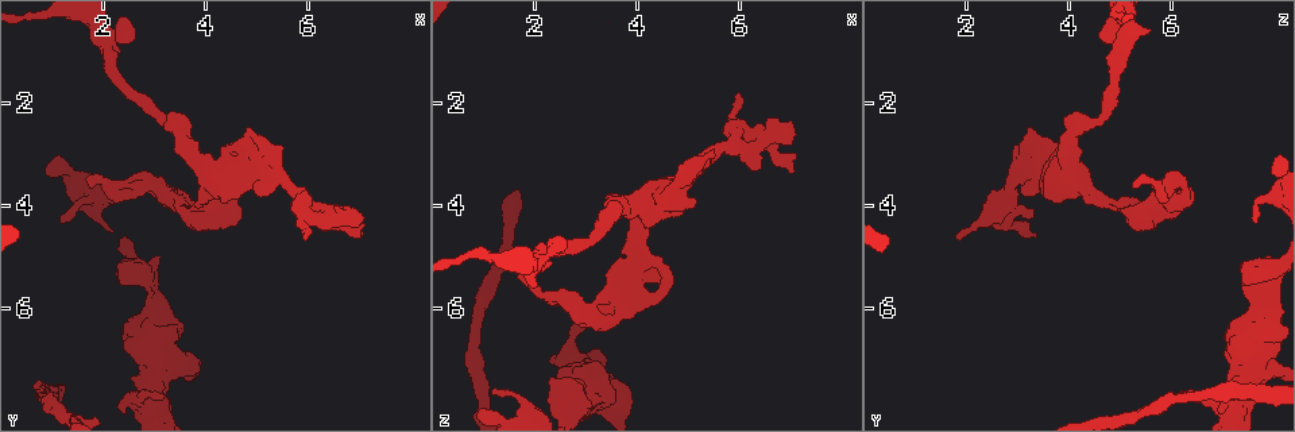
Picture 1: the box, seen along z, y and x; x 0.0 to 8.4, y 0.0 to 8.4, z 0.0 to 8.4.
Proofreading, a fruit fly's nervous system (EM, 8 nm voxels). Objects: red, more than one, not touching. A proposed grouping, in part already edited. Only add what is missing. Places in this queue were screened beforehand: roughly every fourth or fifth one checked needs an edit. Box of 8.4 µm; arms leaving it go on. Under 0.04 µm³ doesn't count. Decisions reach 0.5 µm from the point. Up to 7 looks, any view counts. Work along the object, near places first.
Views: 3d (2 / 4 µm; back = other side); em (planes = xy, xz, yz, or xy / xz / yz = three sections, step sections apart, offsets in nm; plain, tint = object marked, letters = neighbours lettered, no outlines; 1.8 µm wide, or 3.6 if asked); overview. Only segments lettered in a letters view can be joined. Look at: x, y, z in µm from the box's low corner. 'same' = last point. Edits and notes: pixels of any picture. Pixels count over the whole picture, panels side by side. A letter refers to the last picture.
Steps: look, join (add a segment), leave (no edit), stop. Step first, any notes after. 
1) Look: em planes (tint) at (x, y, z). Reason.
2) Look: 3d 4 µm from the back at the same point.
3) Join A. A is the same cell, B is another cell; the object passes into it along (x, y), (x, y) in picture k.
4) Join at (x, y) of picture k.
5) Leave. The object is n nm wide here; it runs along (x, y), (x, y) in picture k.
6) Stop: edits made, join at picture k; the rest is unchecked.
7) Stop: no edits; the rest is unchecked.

Look: 3d 4 µm from the back at (1.75, 3.65, 5.25).

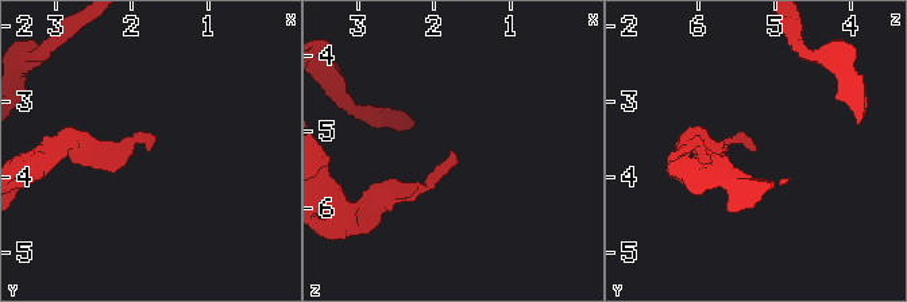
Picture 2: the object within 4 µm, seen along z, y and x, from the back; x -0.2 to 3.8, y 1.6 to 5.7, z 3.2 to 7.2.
Look: em xz step 16 (tint) at (1.80, 3.60, 5.25).

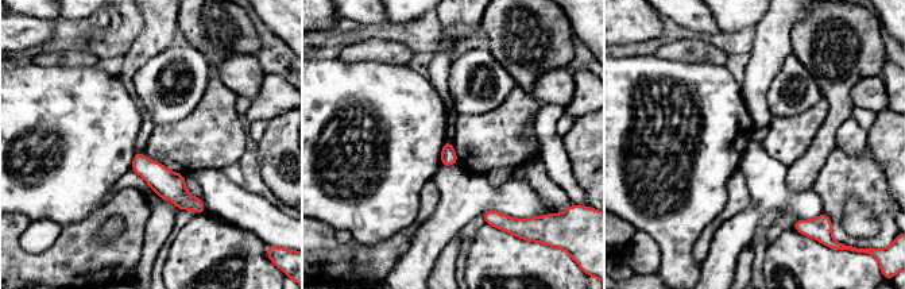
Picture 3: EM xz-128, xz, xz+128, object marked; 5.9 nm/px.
Look: em xz step 16 (letters) at the same point.

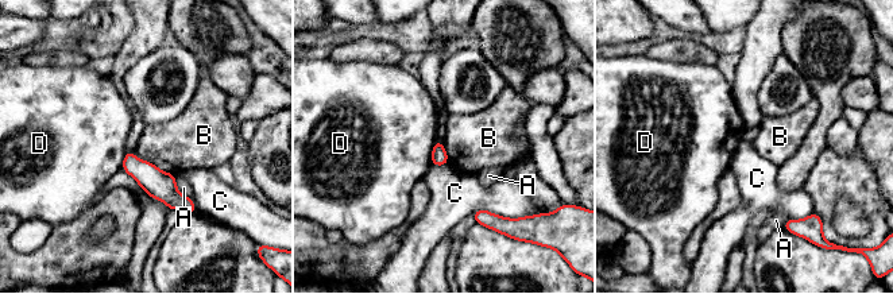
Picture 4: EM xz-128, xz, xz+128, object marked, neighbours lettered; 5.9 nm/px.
Leave. A, B, C and D are other cells; a border runs along (132, 151), (136, 157), (174, 174) in picture 4; none of them fits.

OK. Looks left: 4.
Look: 3d 2 µm from the back at (1.15, 4.20, 7.65).

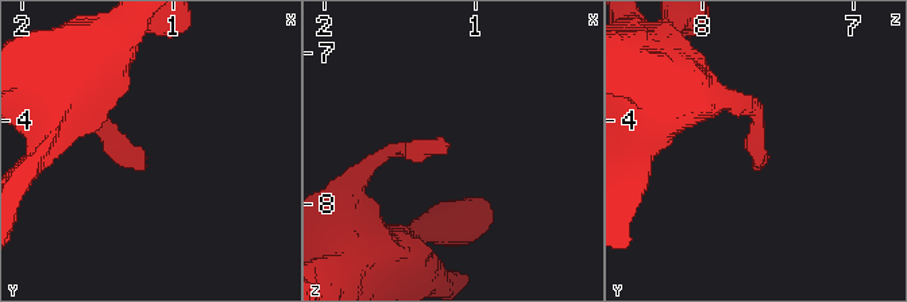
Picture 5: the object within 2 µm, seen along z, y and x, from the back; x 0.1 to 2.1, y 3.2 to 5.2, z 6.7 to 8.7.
Look: em yz step 8 (letters) at (1.16, 4.24, 7.62). Now the EM.

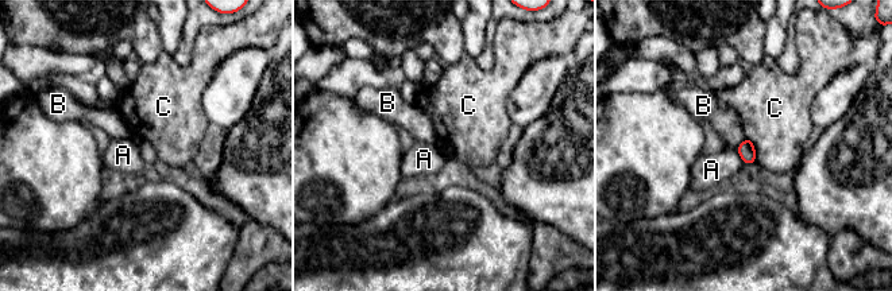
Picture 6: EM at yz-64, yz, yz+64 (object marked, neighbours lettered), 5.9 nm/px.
Leave. The object is 100 nm wide here; the longest contact is with C, 180 nm; A, B and C are other cells; no lettered segment goes on from it.

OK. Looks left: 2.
Look: em planes (letters) at (5.25, 3.30, 3.20). Calibre changes.

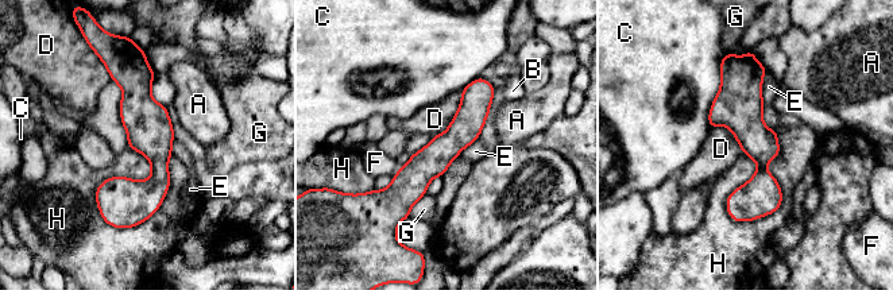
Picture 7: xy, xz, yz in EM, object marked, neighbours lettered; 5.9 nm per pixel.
Leave. A, B, C, D, E, F, G and H are other cells; a border runs along (462, 92), (449, 126), (433, 136) in picture 7; none of them fits.

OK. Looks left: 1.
Stop: no edits; the rest is unchecked.

